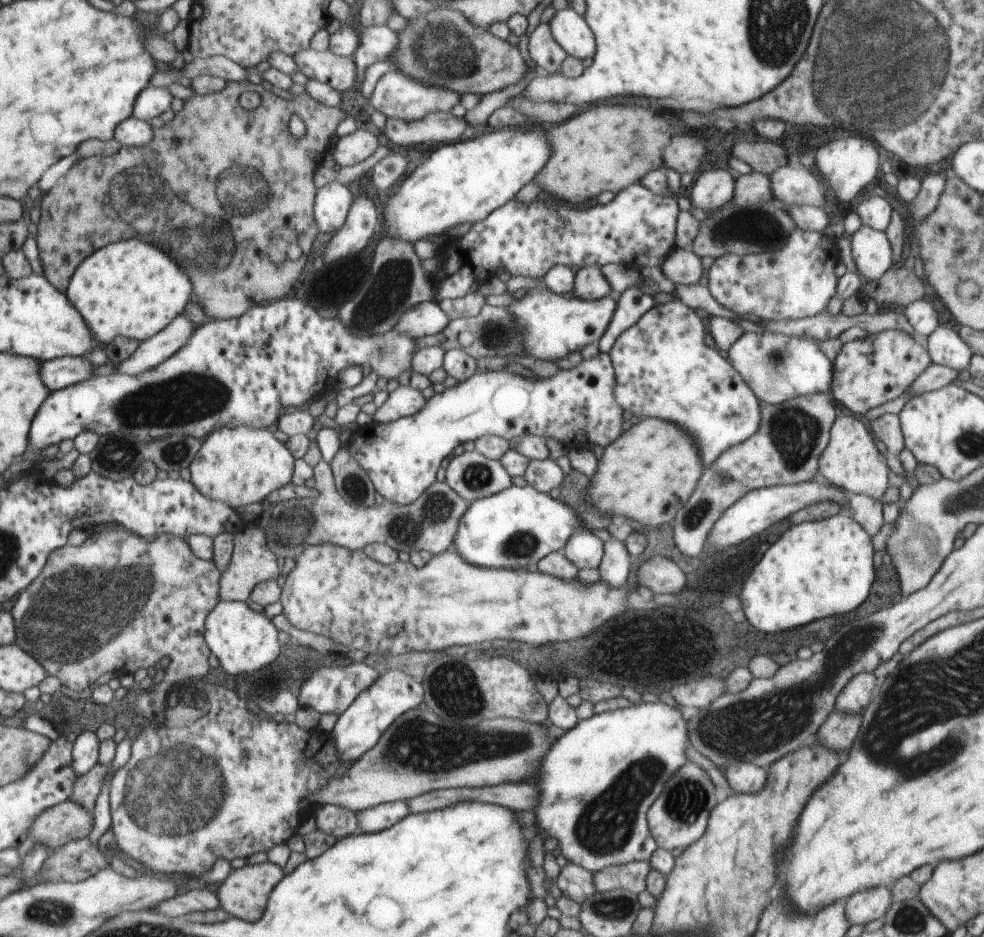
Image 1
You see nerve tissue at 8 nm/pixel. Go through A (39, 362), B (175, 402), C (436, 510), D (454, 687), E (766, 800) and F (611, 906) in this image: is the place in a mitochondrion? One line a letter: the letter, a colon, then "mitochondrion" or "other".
A: other
B: mitochondrion
C: mitochondrion
D: mitochondrion
E: other
F: mitochondrion

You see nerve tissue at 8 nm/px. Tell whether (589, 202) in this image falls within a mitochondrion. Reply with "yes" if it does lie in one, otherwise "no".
no

